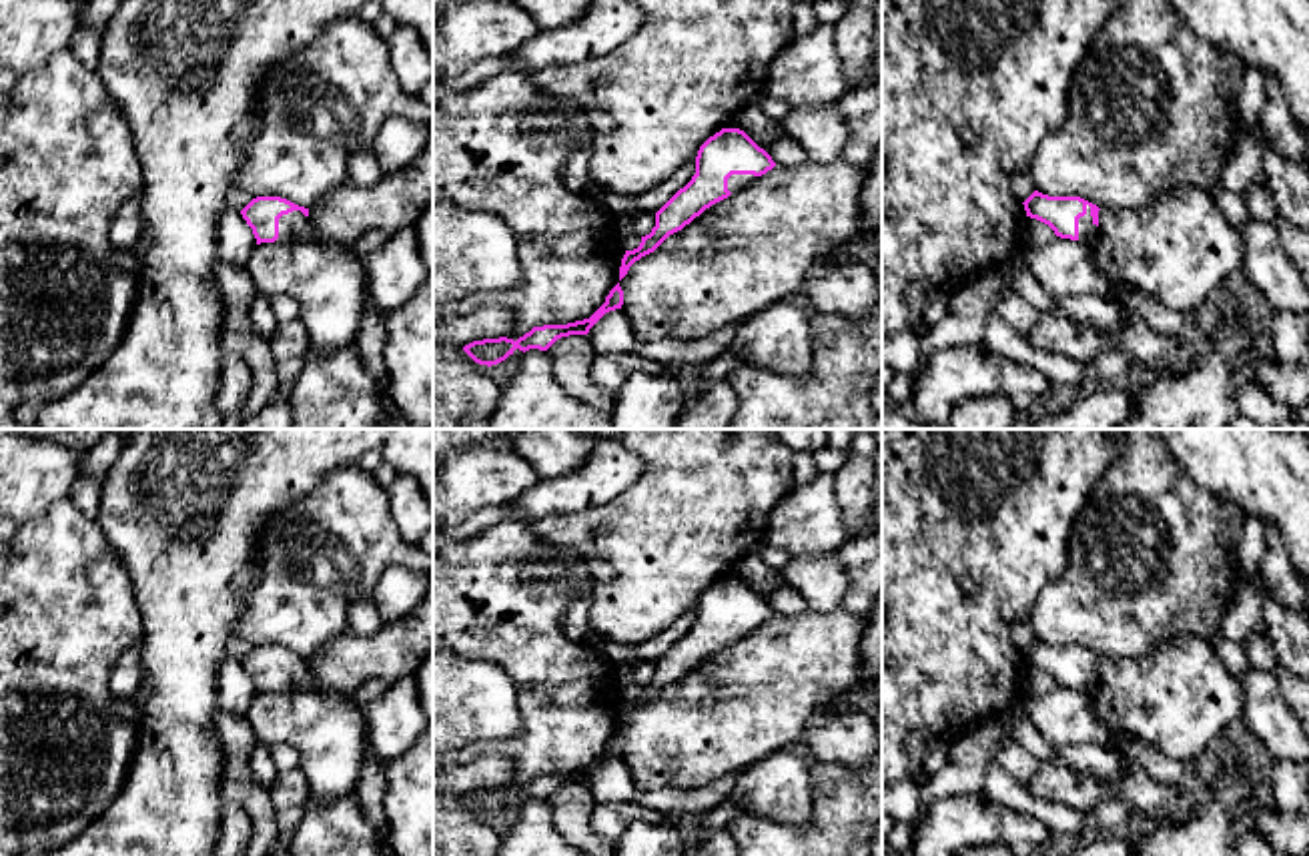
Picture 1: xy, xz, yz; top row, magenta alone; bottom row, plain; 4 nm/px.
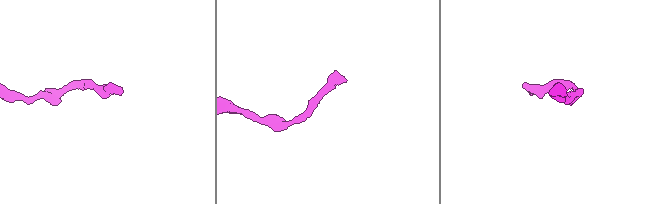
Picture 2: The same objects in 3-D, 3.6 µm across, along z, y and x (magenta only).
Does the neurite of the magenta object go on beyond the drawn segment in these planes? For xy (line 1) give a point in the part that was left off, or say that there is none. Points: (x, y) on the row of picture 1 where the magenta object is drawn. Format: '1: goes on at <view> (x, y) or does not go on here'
1: goes on at xy (291, 227)

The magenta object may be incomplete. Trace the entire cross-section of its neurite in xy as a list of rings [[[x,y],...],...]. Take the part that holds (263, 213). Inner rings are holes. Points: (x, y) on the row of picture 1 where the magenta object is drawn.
[[[257,196],[243,210],[243,219],[253,229],[257,245],[275,241],[307,241],[309,208],[281,196]]]

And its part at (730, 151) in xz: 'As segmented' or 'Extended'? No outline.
Extended

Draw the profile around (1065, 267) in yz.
[[[1056,237],[1042,247],[1022,247],[1022,255],[1036,283],[1058,301],[1078,295],[1113,301],[1123,295],[1095,263],[1090,243]]]

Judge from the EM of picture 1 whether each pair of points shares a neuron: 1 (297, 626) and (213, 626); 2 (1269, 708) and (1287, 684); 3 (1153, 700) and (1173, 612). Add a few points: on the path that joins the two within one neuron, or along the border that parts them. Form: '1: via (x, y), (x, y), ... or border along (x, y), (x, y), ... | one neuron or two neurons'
1: border along (253, 582), (233, 632) | two neurons
2: border along (1271, 672), (1287, 704) | two neurons
3: border along (1211, 642), (1177, 636), (1123, 658) | two neurons

